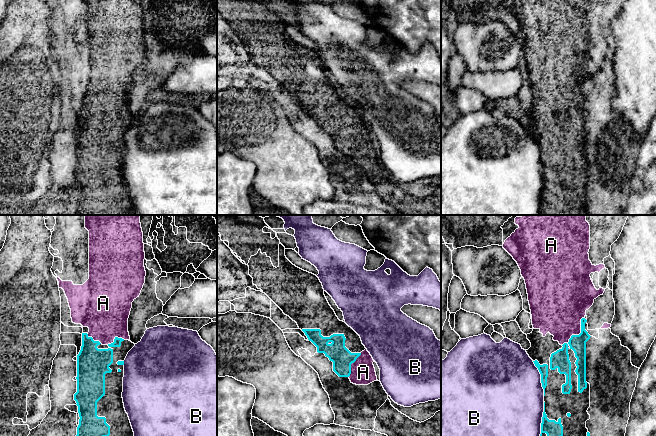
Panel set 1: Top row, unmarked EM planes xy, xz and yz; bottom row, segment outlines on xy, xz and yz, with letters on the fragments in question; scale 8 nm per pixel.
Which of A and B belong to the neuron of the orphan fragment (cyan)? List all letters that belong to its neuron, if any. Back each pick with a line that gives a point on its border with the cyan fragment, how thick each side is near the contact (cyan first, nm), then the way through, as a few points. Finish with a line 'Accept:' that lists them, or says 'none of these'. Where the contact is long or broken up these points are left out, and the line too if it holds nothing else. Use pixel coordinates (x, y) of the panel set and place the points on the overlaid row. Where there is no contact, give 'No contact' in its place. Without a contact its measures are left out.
A: Touches cyan at yz (577, 335). Thickness 140 nm (cyan) against 380 nm
Accept: A

